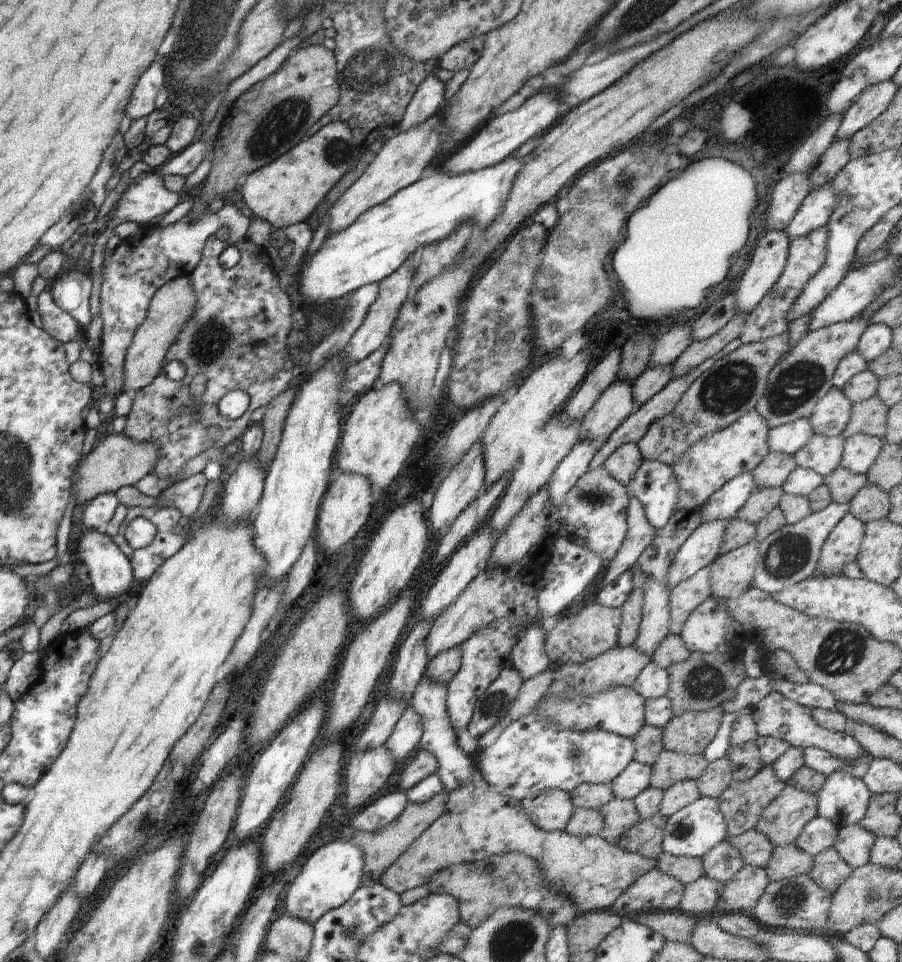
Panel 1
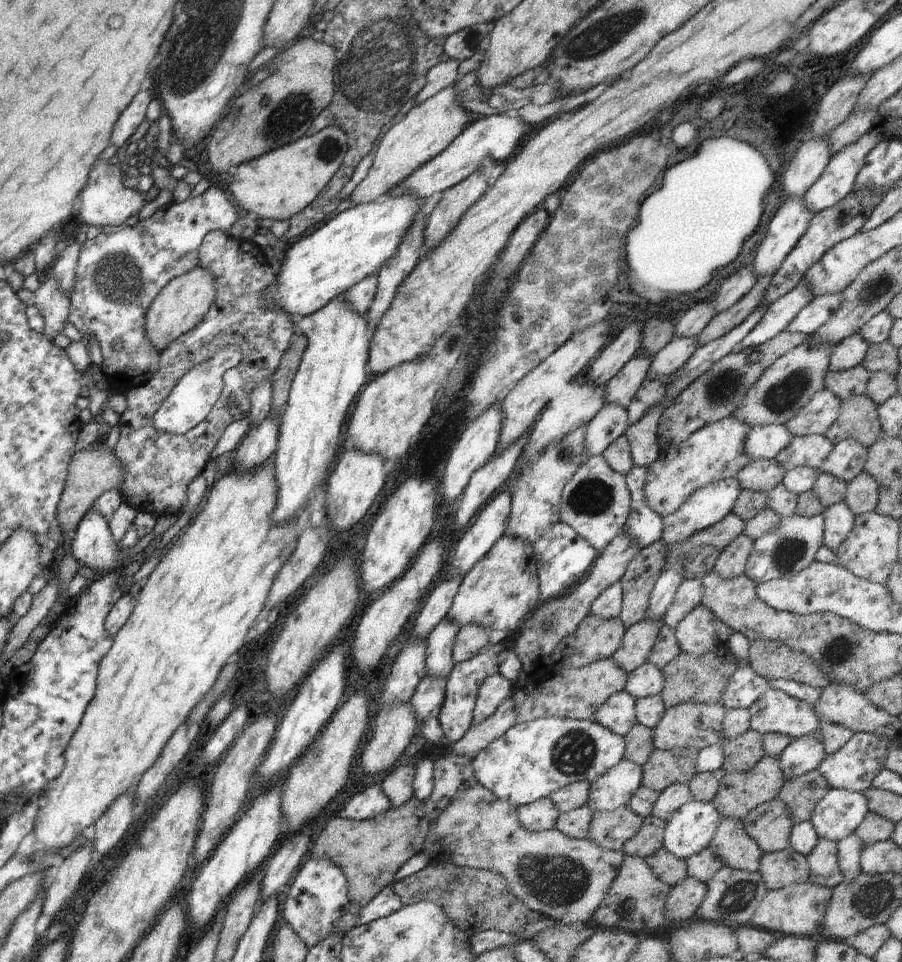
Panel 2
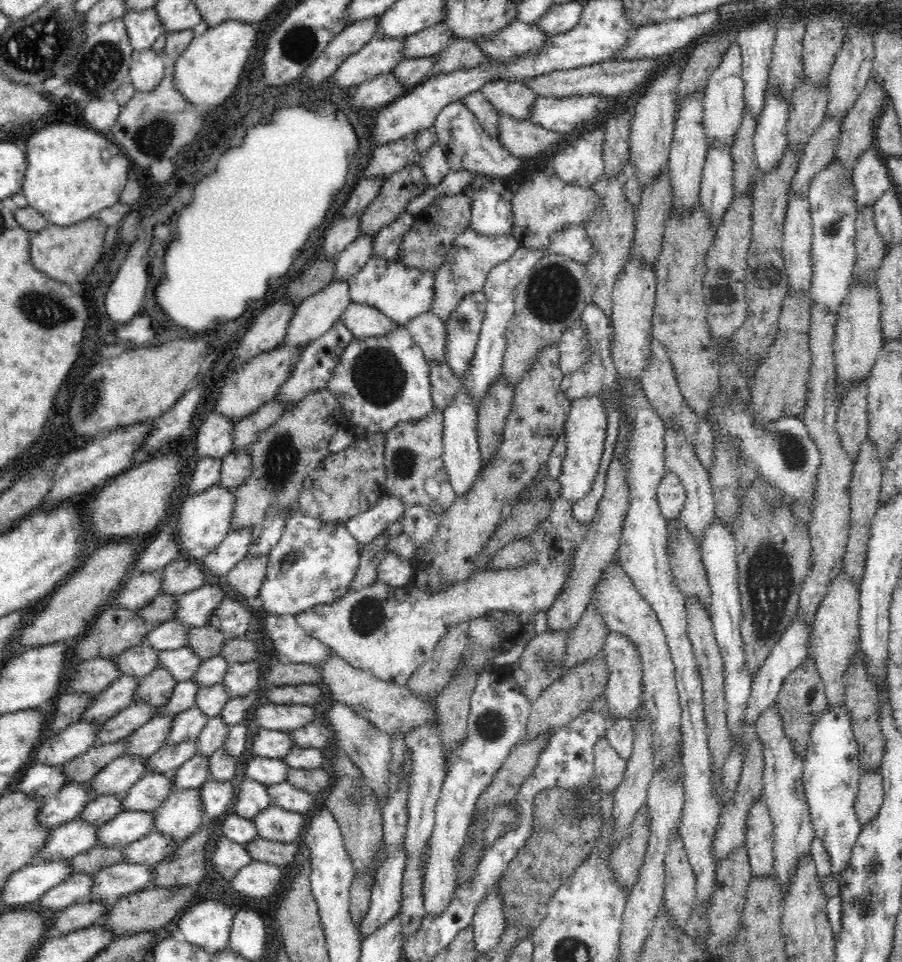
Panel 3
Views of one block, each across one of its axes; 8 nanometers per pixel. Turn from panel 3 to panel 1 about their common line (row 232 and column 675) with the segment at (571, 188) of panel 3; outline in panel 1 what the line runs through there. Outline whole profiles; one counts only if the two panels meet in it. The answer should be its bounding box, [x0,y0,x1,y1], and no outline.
[632,510,700,657]

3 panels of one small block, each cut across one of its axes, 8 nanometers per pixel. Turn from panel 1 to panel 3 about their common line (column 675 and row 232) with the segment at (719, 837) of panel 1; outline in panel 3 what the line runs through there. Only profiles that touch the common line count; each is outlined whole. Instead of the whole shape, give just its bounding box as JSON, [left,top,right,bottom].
[808,160,857,312]

